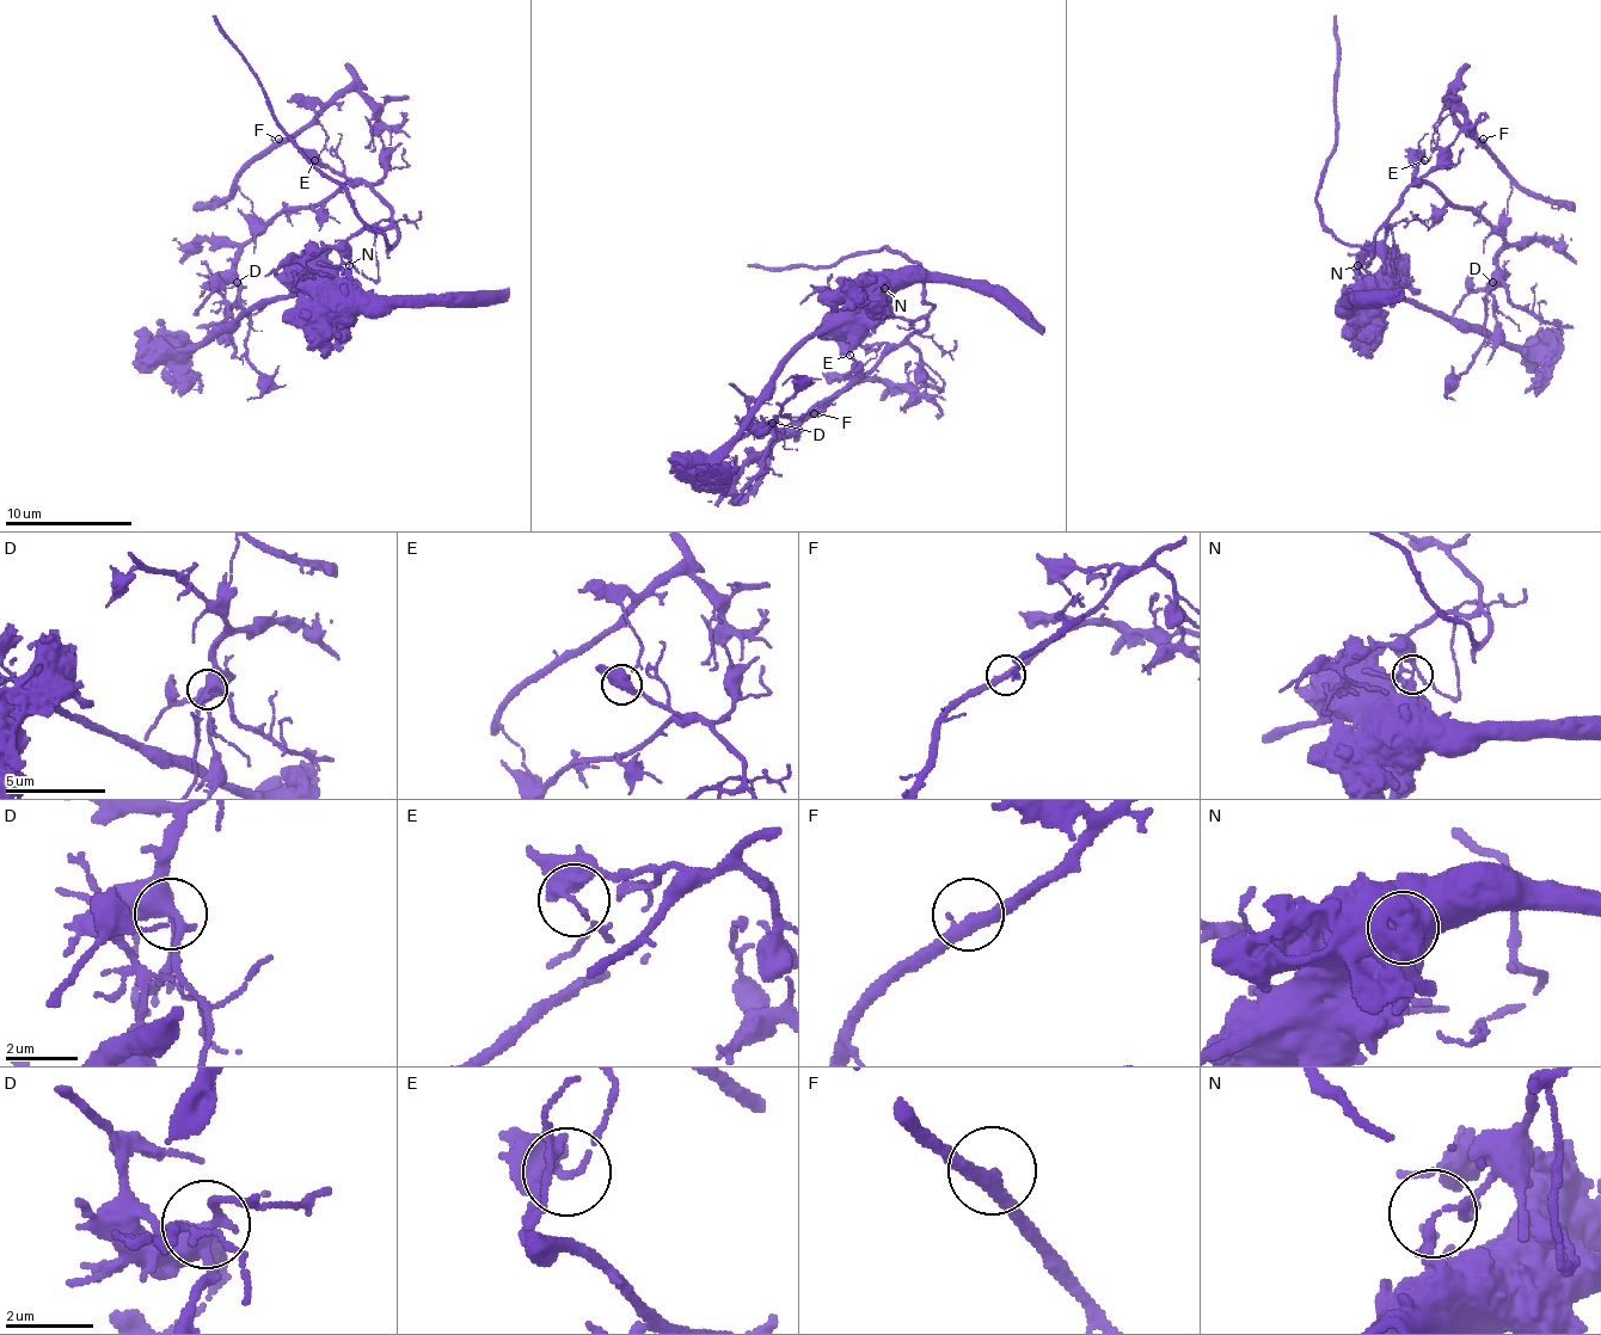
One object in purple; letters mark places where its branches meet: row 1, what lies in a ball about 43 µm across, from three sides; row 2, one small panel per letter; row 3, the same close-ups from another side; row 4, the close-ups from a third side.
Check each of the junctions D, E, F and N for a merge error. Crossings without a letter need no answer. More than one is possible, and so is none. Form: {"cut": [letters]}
{"cut": ["E", "N"]}

